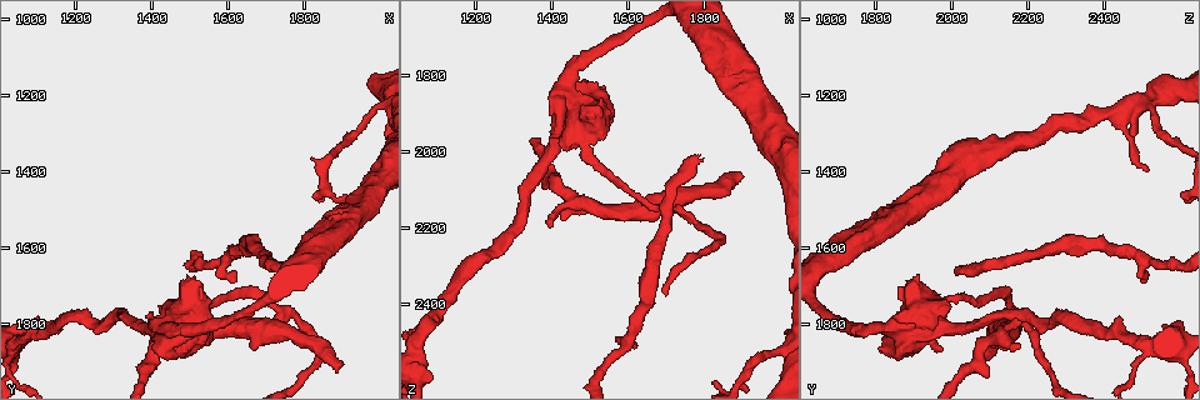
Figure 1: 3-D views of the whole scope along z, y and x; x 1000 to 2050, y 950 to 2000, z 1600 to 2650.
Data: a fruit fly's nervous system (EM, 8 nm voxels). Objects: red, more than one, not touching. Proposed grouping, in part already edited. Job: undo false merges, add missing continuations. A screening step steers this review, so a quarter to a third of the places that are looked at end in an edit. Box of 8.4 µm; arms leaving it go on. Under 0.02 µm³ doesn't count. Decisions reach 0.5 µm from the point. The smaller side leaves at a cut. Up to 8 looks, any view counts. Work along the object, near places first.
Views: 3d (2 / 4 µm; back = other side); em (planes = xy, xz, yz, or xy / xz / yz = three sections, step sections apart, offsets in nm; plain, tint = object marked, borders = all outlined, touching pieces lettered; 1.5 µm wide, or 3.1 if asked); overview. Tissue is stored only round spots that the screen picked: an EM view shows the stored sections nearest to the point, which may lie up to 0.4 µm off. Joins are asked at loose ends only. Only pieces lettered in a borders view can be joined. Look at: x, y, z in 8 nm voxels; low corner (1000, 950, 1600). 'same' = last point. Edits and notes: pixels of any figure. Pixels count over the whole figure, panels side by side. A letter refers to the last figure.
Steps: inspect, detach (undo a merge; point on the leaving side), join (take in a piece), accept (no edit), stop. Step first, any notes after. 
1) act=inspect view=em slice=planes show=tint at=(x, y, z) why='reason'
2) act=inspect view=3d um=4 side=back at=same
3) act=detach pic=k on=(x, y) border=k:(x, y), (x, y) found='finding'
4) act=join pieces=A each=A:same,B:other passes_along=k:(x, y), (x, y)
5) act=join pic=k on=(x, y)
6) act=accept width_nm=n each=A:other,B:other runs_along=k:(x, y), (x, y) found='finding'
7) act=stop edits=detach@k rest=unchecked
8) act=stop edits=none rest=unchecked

act=inspect view=em slice=xz step=4 show=tint at=(1990, 1230, 2520) why='thick turns thin'

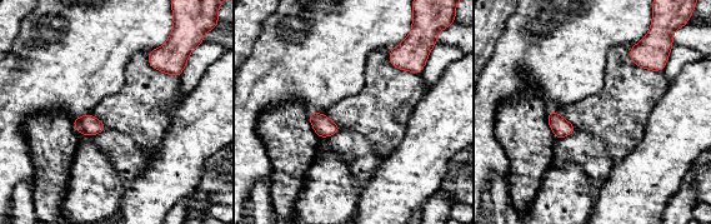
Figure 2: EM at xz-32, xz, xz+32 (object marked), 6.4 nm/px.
act=inspect view=em slice=planes show=borders at=same

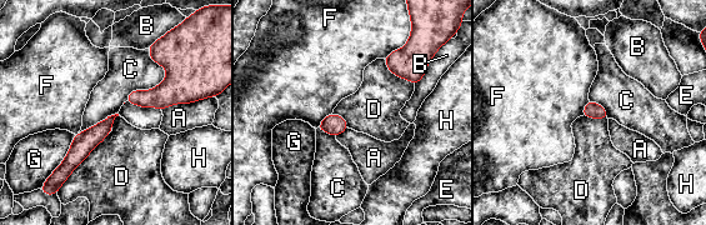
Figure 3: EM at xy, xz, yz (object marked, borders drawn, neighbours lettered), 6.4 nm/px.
act=accept width_nm=90 each=A:other,B:other,C:other,D:other,E:other,F:other,G:other,H:other runs_along=3:(110, 119), (76, 154), (68, 168) found='all the same cell'

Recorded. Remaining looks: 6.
act=inspect view=3d um=2 at=(1790, 1660, 2010) why='long arm stops here'

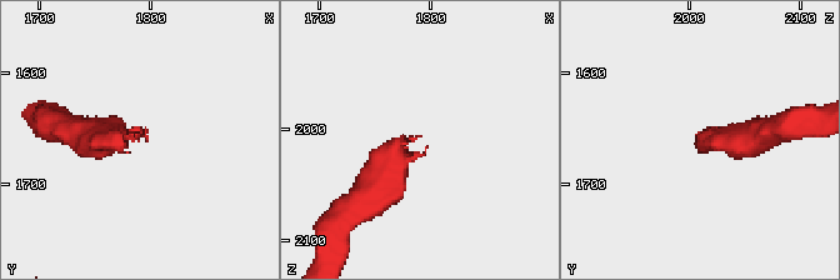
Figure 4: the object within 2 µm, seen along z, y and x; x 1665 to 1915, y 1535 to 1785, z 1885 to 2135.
act=inspect view=em slice=planes show=borders at=(1796, 1656, 2014) why='shape alone is not enough'

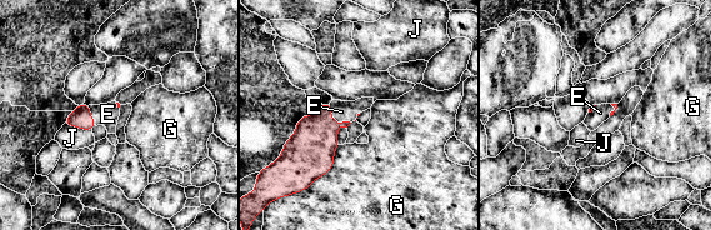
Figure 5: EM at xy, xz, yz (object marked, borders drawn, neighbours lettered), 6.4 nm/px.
act=join pieces=E longest_contact=G:320nm each=E:same,G:other,J:other passes_along=5:(310, 150), (333, 119), (341, 111) found='it goes on there'

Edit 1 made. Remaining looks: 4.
act=inspect view=em slice=xy step=8 show=borders at=(1485, 1760, 1960) why='calibre changes'

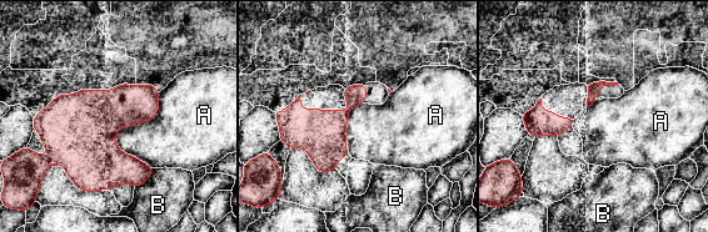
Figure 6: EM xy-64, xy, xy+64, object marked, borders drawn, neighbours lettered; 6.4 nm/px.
act=detach pic=6 on=(79, 132) width_nm=320 each=A:other,B:other border=6:(48, 156), (53, 160) found='two cells meet here'

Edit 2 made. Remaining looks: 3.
act=stop edits=join@5,detach@6 rest=unchecked

